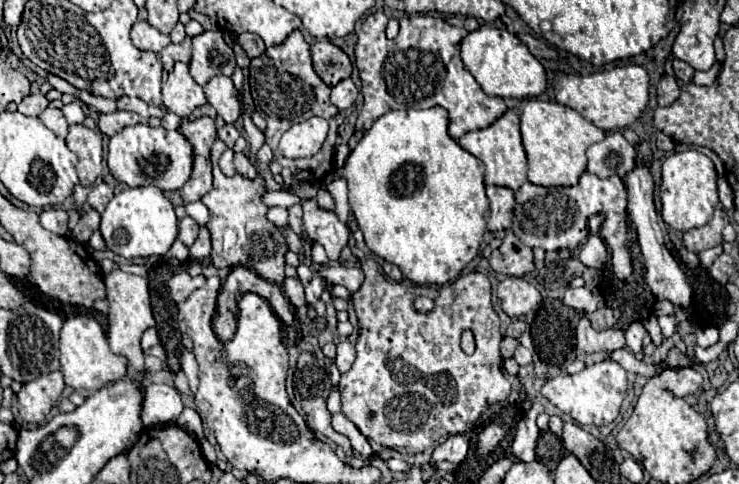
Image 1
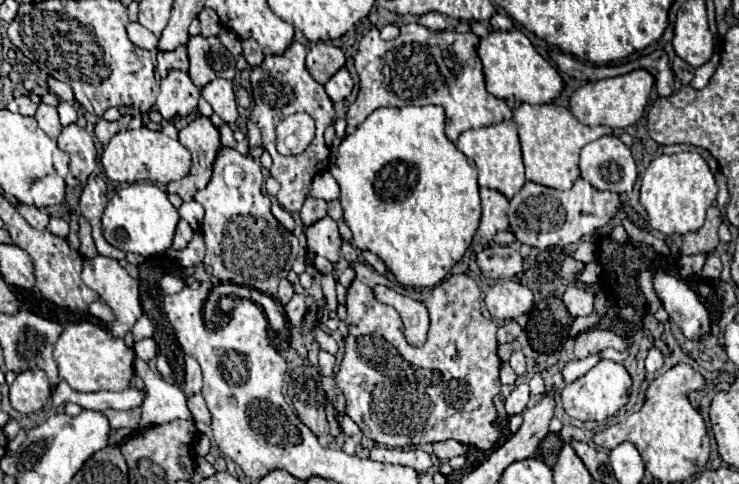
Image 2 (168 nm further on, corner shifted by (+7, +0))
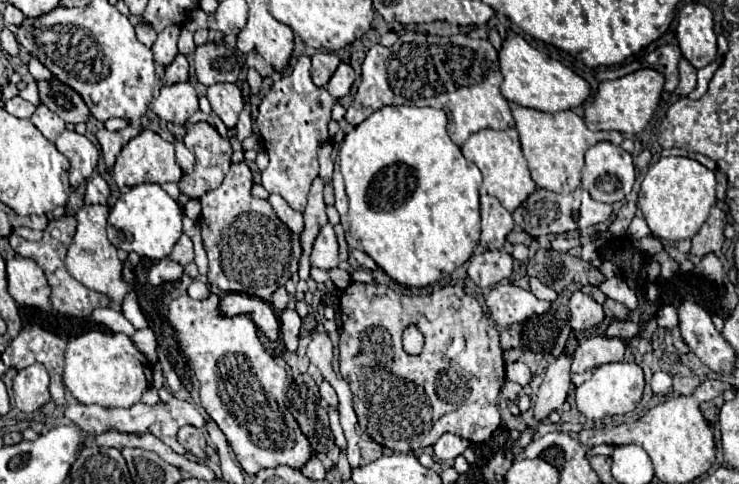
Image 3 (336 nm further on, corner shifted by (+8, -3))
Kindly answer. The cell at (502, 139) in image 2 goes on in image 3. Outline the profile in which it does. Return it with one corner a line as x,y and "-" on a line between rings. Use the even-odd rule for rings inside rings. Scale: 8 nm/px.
483,129
483,131
477,131
461,145
461,151
463,151
467,161
473,161
481,169
483,189
489,195
497,197
509,213
513,213
537,189
535,181
529,175
527,161
521,153
517,129
503,129
503,131

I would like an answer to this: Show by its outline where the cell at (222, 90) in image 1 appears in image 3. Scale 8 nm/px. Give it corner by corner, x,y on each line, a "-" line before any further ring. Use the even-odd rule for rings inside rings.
215,83
207,89
207,99
213,107
213,113
217,113
227,127
237,125
239,111
243,109
241,89
237,85
233,85
233,83

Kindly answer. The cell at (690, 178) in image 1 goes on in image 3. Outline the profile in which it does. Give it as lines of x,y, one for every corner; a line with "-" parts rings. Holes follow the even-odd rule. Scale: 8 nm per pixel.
661,157
649,167
637,207
641,209
651,233
663,241
677,243
691,239
705,223
709,209
715,205
715,173
689,157

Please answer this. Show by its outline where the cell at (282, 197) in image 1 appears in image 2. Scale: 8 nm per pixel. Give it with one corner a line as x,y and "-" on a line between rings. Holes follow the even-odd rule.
322,172
314,178
314,182
308,190
308,198
322,198
326,202
338,200
340,198
340,186
330,172

